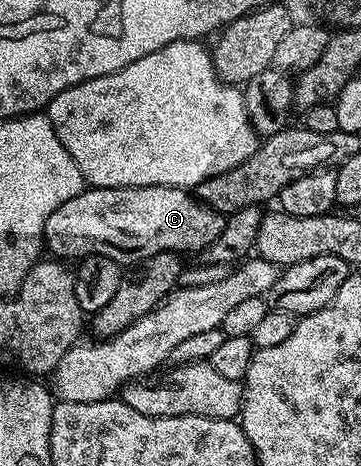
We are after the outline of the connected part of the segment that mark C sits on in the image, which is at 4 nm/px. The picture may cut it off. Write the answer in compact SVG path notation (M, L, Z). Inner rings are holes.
M121 186L120 188L87 188L82 193L64 200L52 216L48 216L42 241L45 249L50 250L55 259L81 260L94 254L108 256L120 264L133 262L139 264L146 258L166 251L185 252L198 250L204 252L220 235L226 223L223 215L217 214L205 202L199 200L190 190L168 188L167 186Z

